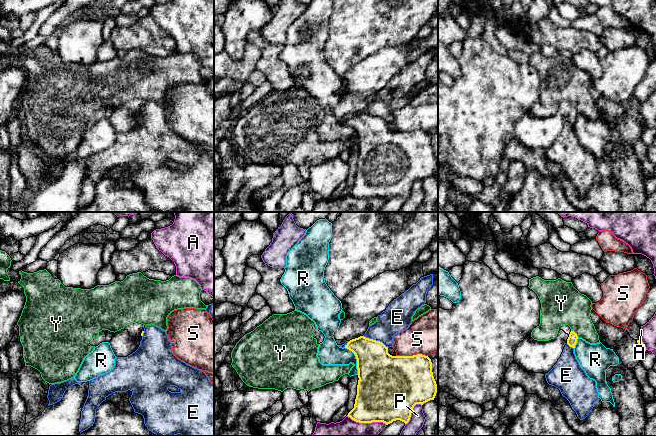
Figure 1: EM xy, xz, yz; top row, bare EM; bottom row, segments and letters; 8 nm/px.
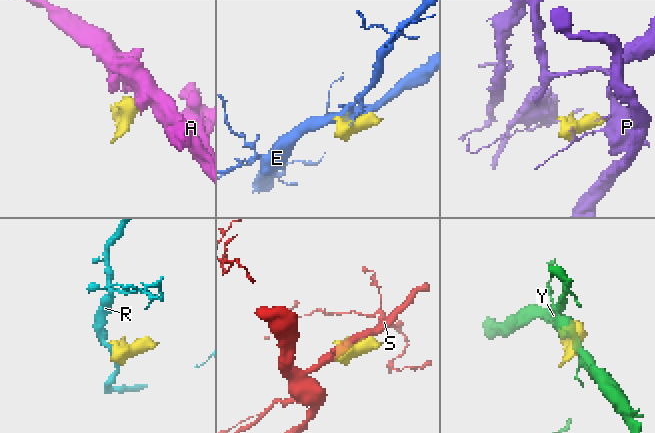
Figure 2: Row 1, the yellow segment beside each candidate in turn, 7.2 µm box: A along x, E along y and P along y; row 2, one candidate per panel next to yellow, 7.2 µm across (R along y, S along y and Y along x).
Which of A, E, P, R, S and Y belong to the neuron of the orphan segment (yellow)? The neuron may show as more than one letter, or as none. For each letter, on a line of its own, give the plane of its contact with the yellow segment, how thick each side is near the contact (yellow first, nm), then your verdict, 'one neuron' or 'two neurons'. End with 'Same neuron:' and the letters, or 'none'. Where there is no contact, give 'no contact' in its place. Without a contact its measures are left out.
A: contact in yz; calibres 50 and 130 nm; two neurons
E: contact in xz; calibres 340 and 220 nm; two neurons
P: contact in xz; calibres 480 and 120 nm; two neurons
R: contact in xz; calibres 360 and 190 nm; two neurons
S: contact in xz; calibres 440 and 320 nm; two neurons
Y: contact in yz; calibres 80 and 320 nm; two neurons
Same neuron: none

